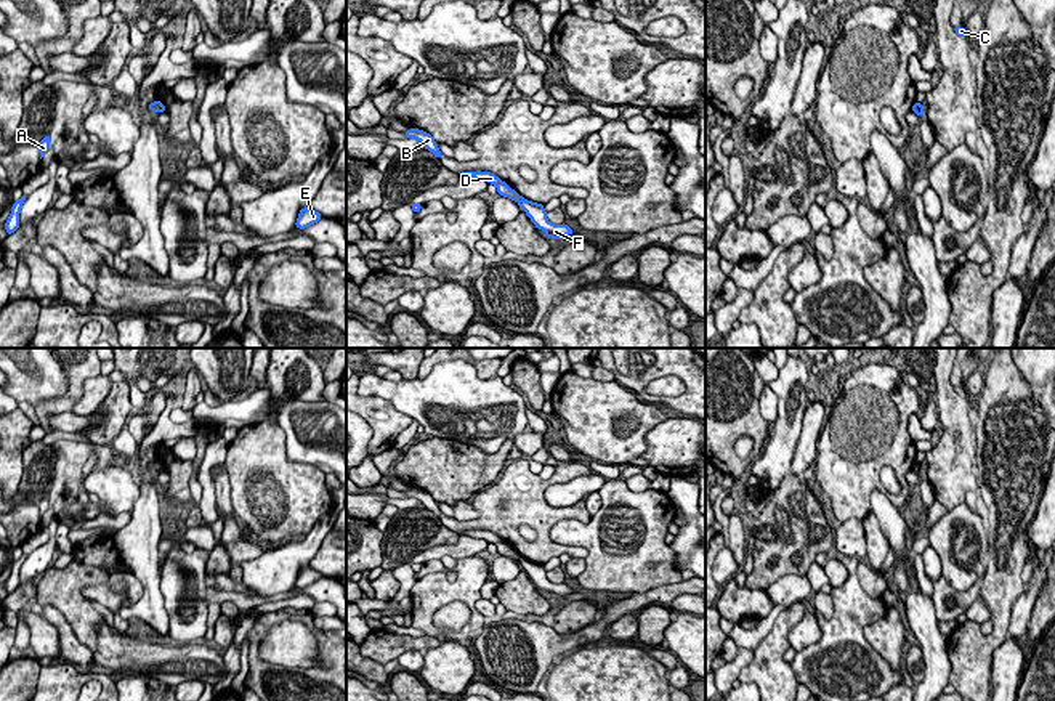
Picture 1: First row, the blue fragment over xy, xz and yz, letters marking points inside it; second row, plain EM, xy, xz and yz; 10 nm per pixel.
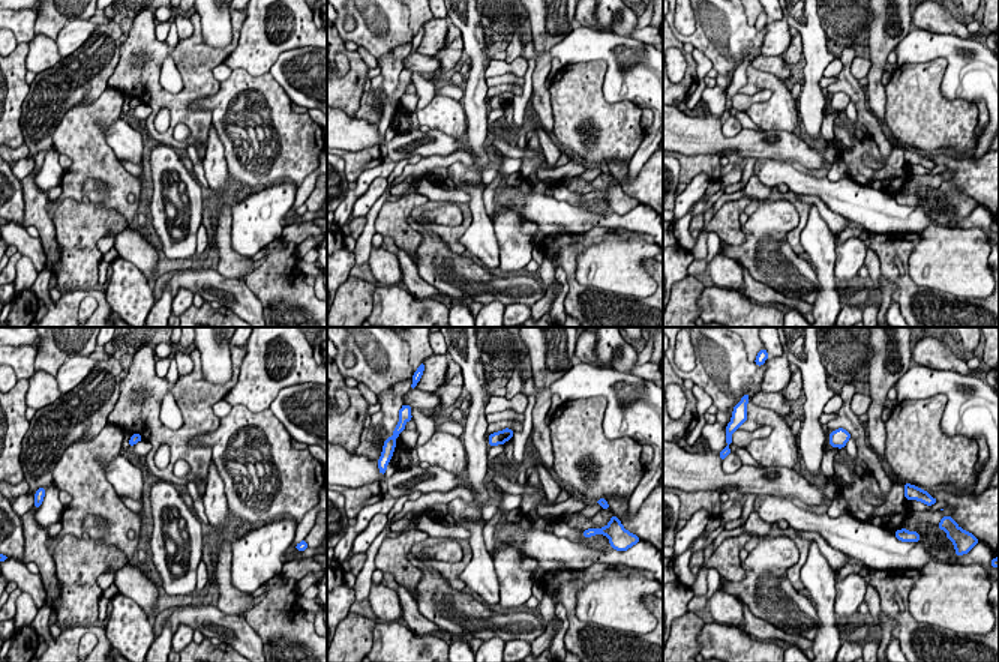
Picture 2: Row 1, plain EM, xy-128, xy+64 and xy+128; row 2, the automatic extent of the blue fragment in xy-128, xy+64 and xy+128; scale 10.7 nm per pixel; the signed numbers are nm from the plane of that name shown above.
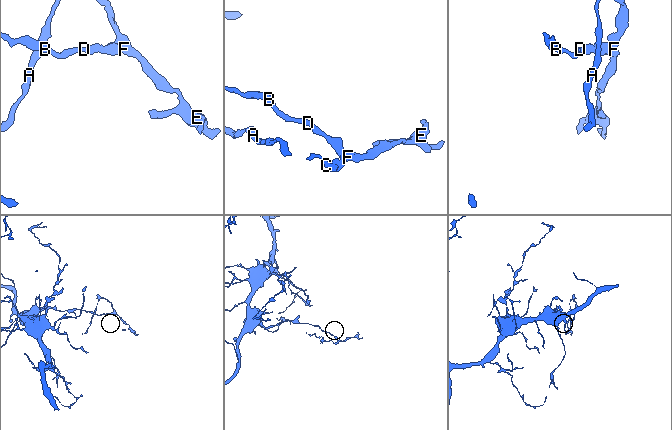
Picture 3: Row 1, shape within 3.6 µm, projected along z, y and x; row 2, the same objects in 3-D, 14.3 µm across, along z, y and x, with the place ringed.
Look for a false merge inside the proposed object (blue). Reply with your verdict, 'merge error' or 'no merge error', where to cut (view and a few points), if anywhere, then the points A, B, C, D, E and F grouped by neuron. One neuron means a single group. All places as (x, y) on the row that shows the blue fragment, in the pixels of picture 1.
merge error | xz (520, 196), (517, 201) | A C E F / B D

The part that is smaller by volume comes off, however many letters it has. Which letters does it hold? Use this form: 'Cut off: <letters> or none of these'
Cut off: A, C, E, F

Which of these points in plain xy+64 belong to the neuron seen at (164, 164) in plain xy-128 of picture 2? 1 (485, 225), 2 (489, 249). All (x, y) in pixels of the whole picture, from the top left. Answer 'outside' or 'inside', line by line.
1: outside
2: outside

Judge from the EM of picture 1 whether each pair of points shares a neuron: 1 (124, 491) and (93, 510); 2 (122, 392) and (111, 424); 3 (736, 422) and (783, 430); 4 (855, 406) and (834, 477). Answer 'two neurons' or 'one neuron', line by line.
1: two neurons
2: one neuron
3: two neurons
4: one neuron

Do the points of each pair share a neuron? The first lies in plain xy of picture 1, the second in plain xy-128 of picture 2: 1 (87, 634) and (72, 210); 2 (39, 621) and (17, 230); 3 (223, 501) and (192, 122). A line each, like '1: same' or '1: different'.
1: same
2: same
3: different

